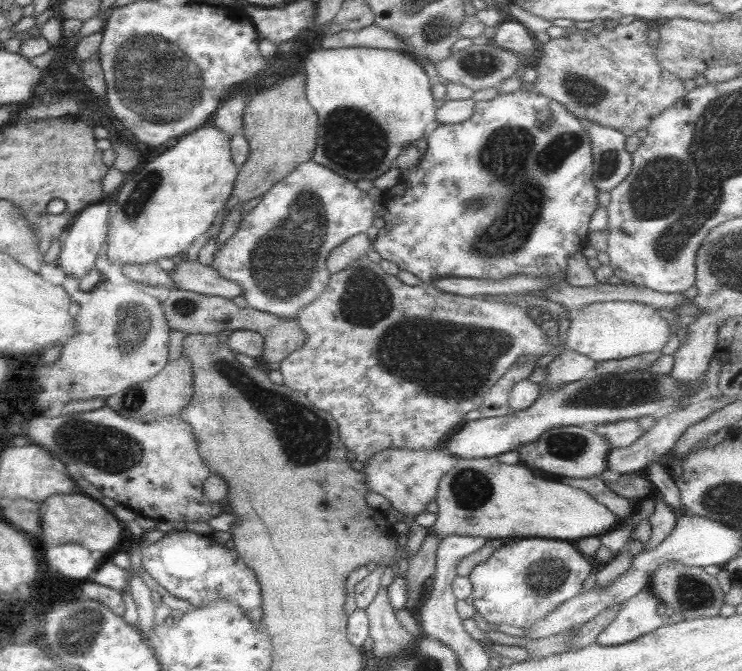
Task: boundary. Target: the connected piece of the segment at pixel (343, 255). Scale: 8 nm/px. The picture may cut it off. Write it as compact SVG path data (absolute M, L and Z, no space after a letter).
M366 233L356 234L347 238L347 240L344 240L329 252L329 256L325 260L327 271L333 275L343 270L349 262L357 260L359 256L364 256L369 248L370 242Z

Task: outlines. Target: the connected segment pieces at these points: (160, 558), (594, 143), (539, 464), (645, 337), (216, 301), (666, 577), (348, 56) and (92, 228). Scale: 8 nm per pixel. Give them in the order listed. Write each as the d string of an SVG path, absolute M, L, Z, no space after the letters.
M165 531L165 534L151 544L141 543L140 561L142 570L151 584L161 586L167 594L187 600L194 608L209 606L215 600L227 600L237 606L253 626L262 626L261 591L257 577L245 565L234 550L217 543L212 535L200 535L190 531Z
M581 120L590 142L593 174L591 182L598 192L609 192L630 171L631 153L625 152L626 136L613 128Z
M564 426L551 428L543 432L536 440L515 450L518 453L518 464L529 470L539 470L557 478L591 478L607 474L607 453L609 444L602 436L593 432L592 428L581 426Z
M604 301L569 311L568 328L563 347L555 346L551 353L541 356L533 371L544 368L565 347L595 363L658 352L665 347L670 336L670 326L659 316L657 310L637 302Z
M171 289L167 298L161 302L163 315L169 330L181 332L184 336L205 334L215 336L223 330L252 331L263 338L261 360L265 363L279 363L285 356L298 350L307 336L296 326L294 321L277 319L275 316L259 312L251 308L237 308L232 300L225 300L217 296L202 296L180 289Z
M667 561L661 563L651 575L648 589L665 607L685 619L712 617L719 614L724 603L724 594L718 586L715 576L709 575L699 567Z
M328 48L310 51L303 64L305 100L317 117L317 138L311 159L339 176L373 182L386 173L407 145L421 142L425 126L435 121L436 108L423 65L407 52L380 48Z
M95 202L78 212L68 225L60 242L57 259L55 259L55 268L59 268L64 276L83 280L83 276L91 270L91 266L106 240L109 205L112 204Z

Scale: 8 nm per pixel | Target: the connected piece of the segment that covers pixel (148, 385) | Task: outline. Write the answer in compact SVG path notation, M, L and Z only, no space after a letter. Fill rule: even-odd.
M177 358L149 380L143 380L127 388L117 390L115 394L105 399L105 407L117 412L119 416L128 416L137 419L137 422L151 422L161 416L175 416L181 408L187 406L193 392L193 371L183 359Z

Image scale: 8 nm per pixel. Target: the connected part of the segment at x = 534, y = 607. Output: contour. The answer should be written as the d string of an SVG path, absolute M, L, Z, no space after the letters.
M523 538L523 540L511 540L503 548L497 548L487 560L473 567L466 576L471 586L471 605L474 608L475 618L481 625L493 624L502 626L531 626L539 618L543 618L547 612L557 608L559 604L573 598L580 592L583 581L591 572L589 561L584 558L575 546L559 542L559 540L541 540L541 538Z

